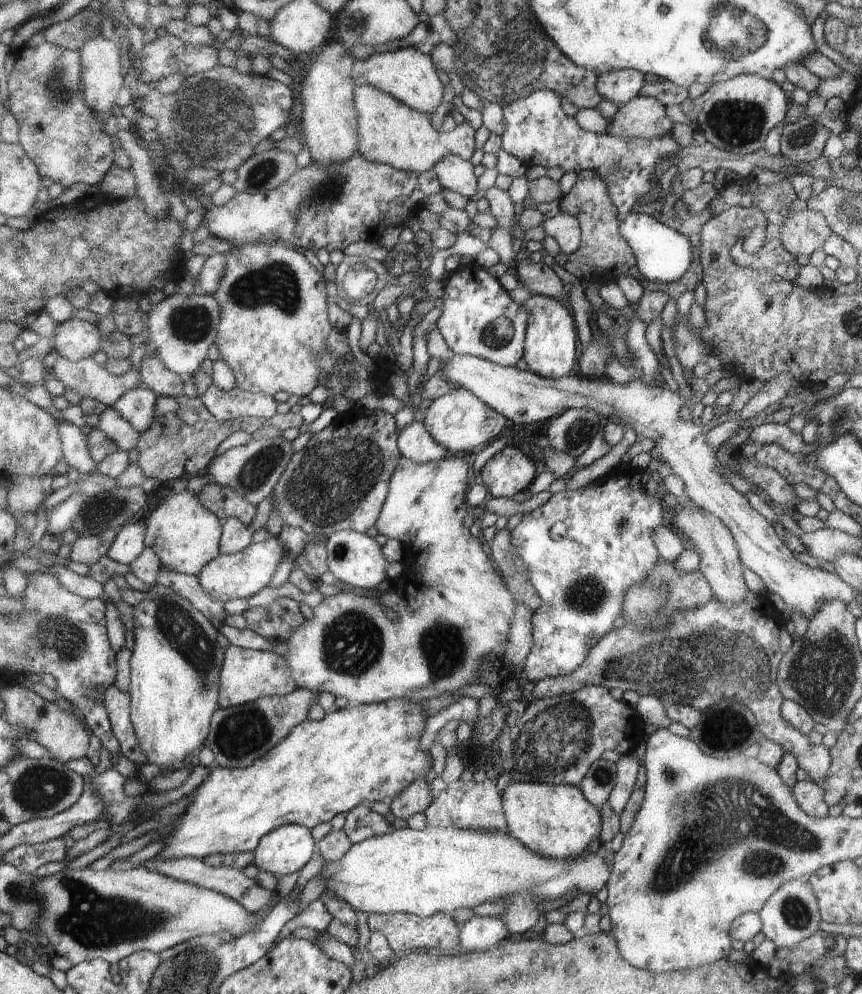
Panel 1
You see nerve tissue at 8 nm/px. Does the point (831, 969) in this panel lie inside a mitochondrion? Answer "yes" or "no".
no

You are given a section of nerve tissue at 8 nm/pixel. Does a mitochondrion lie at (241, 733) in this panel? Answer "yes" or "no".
yes

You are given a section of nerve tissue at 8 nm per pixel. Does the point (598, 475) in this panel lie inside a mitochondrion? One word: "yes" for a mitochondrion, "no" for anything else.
no

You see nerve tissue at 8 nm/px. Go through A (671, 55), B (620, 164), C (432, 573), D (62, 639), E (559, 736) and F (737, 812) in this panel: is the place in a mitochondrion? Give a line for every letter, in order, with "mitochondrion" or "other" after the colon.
A: other
B: mitochondrion
C: other
D: mitochondrion
E: mitochondrion
F: mitochondrion

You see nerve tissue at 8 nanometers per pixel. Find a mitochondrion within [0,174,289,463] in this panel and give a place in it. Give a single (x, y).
(190, 323)

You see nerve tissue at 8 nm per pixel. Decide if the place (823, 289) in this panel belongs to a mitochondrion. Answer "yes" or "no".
no

